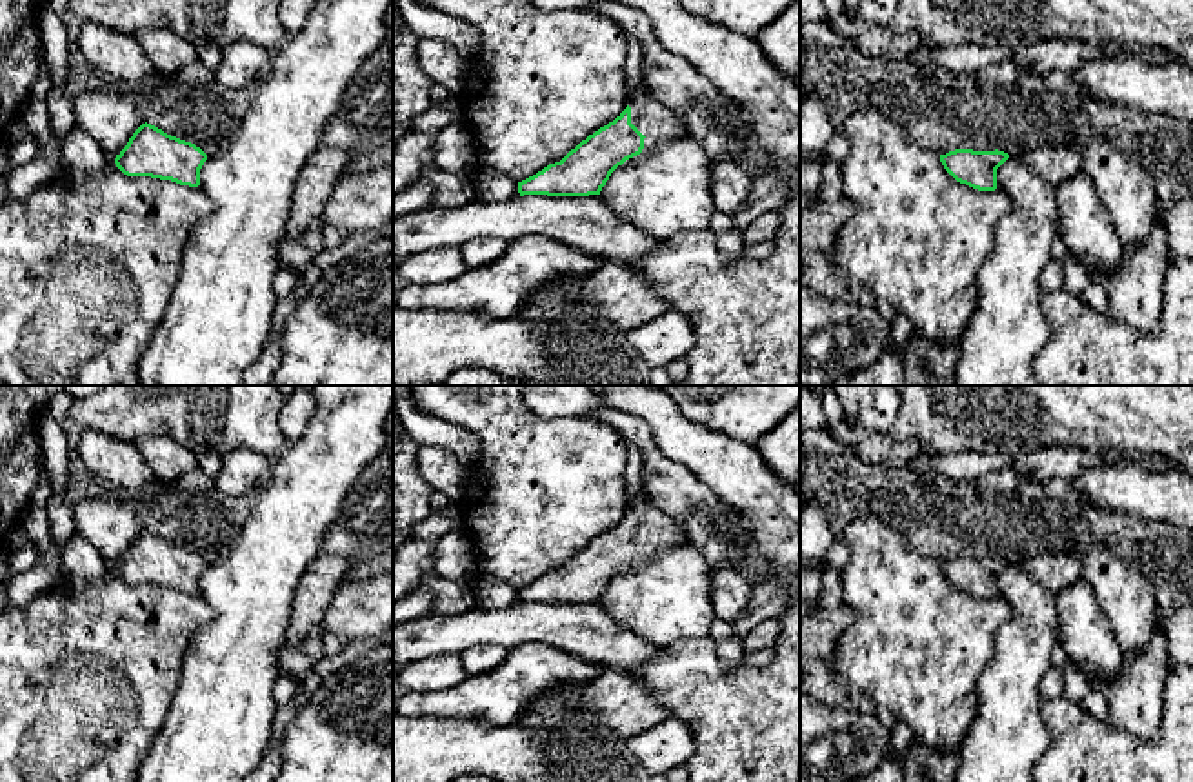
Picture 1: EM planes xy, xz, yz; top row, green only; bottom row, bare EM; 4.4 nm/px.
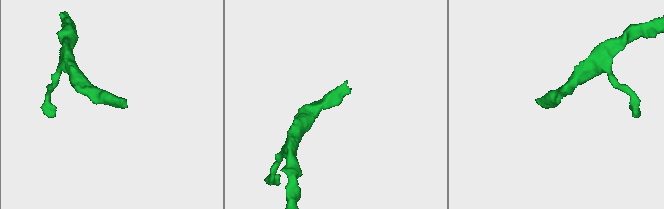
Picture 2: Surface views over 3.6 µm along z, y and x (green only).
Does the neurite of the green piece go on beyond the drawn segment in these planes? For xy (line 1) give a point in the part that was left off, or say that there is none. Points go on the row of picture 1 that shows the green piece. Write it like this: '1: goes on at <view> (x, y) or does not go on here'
1: does not go on here

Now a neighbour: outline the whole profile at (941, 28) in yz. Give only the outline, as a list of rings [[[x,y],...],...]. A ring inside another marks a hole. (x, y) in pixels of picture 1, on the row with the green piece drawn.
[[[898,0],[898,9],[895,11],[891,29],[898,33],[915,33],[926,42],[937,45],[1024,45],[1038,40],[1049,38],[1071,38],[1078,42],[1097,42],[1097,44],[1140,44],[1151,45],[1169,53],[1177,62],[1184,64],[1193,71],[1193,0]]]

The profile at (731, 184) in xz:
[[[731,156],[711,158],[711,195],[717,211],[738,215],[751,193],[753,180]]]

